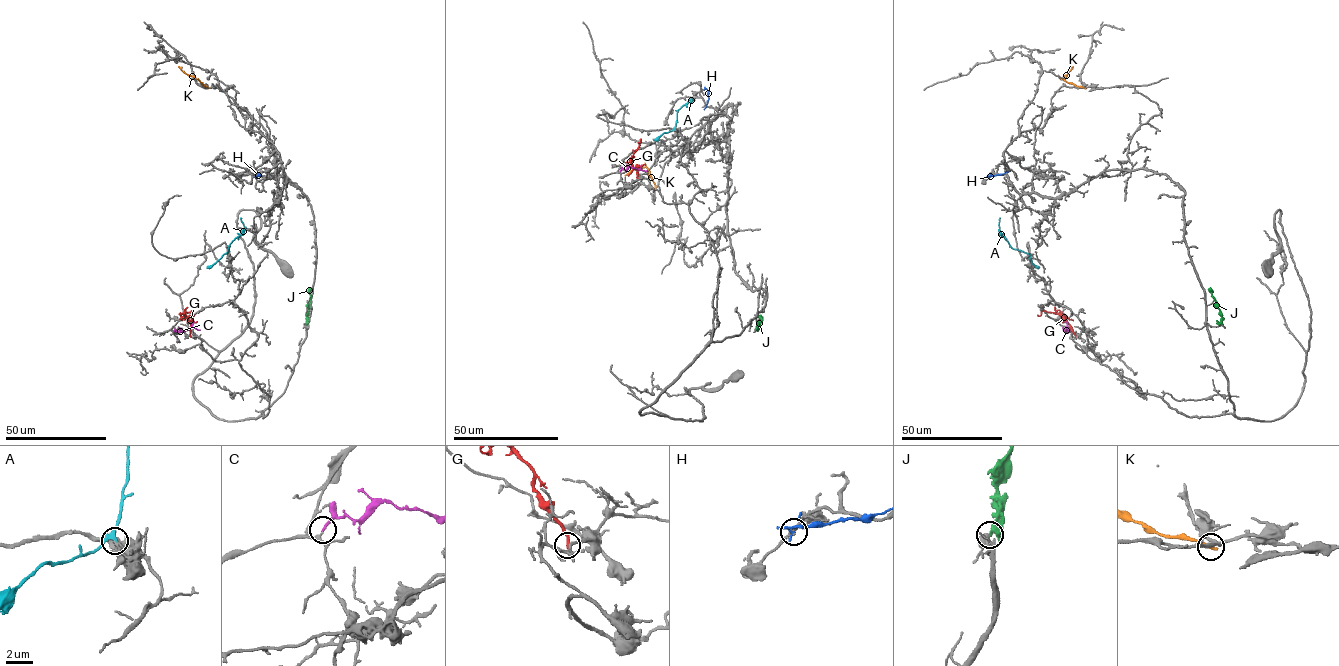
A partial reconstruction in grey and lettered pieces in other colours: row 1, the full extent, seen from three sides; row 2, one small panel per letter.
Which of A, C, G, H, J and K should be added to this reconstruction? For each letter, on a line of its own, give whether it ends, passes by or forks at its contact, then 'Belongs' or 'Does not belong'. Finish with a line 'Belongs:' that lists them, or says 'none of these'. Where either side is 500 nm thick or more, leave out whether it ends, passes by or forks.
A: It passes by. Belongs
C: It ends there. Does not belong
G: It ends there. Does not belong
H: It passes by. Does not belong
J: It passes by. Does not belong
K: It ends there. Does not belong
Belongs: A

